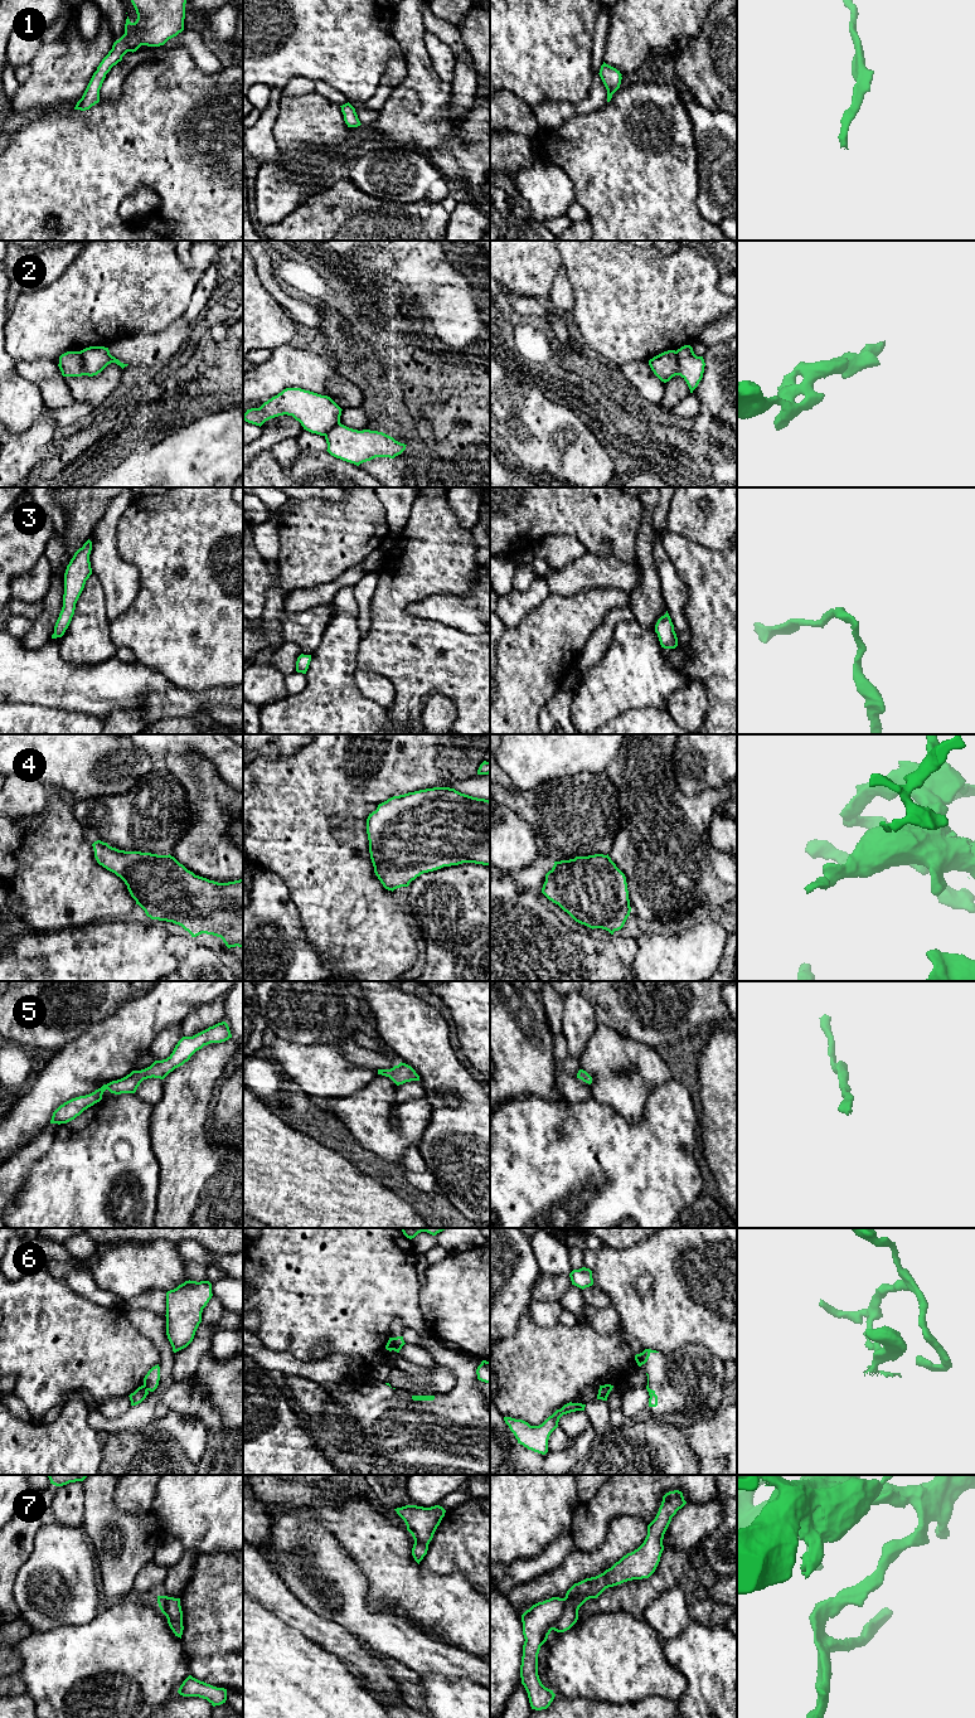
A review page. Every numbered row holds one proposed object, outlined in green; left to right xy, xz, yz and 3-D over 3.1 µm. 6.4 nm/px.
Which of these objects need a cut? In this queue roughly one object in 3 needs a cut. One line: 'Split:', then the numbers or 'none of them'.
Split: 2, 6, 7

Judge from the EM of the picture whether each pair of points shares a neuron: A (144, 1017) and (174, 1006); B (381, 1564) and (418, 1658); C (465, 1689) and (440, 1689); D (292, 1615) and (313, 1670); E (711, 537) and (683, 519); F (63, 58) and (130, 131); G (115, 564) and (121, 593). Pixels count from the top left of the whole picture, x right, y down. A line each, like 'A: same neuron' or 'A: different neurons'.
A: same neuron
B: different neurons
C: same neuron
D: different neurons
E: same neuron
F: different neurons
G: same neuron

